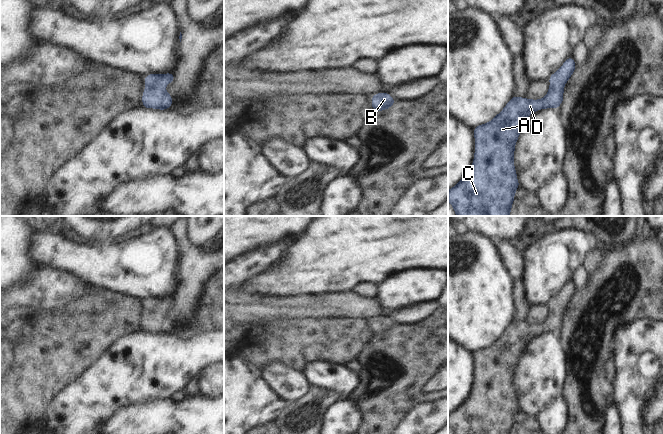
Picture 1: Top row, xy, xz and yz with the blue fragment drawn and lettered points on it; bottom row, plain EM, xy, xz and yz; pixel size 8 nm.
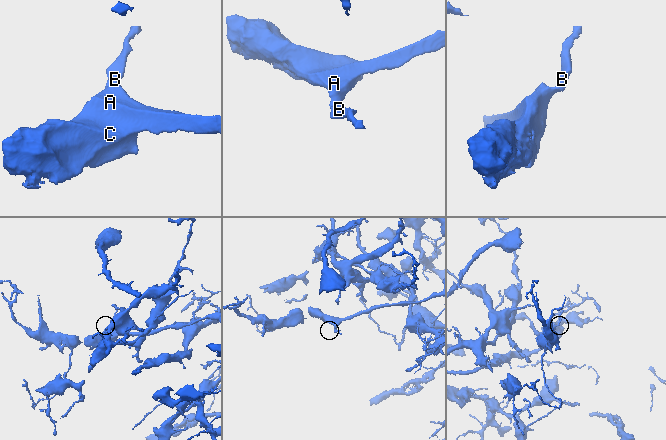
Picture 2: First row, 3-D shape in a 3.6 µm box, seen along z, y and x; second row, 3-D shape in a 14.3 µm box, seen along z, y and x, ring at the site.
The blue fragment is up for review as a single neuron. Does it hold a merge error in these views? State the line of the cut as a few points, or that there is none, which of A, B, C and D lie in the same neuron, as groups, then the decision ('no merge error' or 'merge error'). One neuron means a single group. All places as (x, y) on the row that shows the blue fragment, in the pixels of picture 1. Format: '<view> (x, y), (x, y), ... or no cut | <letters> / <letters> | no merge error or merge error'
no cut | A B C D | no merge error

